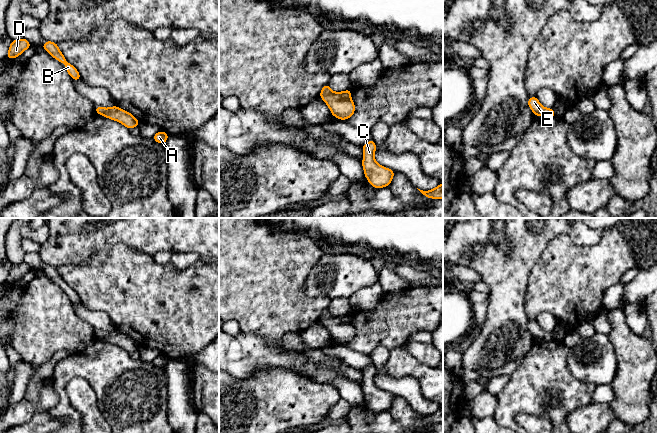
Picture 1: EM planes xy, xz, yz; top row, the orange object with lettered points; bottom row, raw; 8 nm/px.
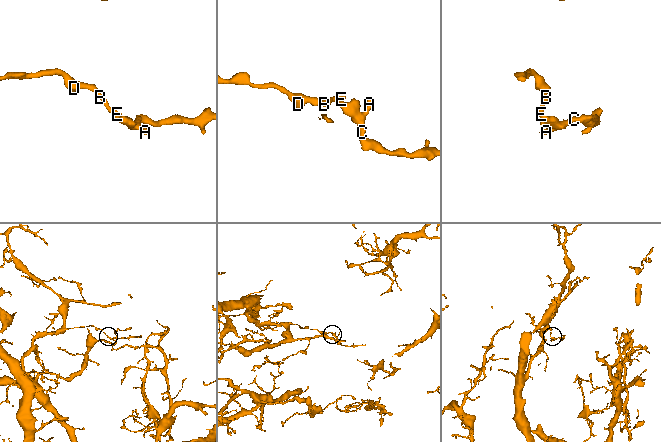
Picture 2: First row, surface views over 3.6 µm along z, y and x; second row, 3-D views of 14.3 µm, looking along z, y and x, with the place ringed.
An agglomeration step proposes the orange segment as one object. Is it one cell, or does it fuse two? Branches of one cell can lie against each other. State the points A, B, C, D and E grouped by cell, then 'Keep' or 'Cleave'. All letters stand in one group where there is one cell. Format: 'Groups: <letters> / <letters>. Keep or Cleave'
Groups: A B C D E. Keep

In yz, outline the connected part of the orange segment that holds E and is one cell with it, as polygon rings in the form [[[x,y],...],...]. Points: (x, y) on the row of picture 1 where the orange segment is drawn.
[[[536,96],[529,97],[528,99],[528,107],[531,108],[532,112],[536,115],[536,117],[546,116],[546,117],[556,117],[556,113],[552,108],[544,108]]]

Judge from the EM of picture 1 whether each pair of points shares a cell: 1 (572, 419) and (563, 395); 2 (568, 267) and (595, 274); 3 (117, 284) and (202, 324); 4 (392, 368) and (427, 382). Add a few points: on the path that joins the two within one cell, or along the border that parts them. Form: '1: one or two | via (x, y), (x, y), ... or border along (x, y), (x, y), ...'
1: two | border along (590, 402), (572, 410), (567, 415), (565, 421)
2: one | via (575, 274), (588, 274)
3: one | via (138, 294), (145, 301), (159, 307), (181, 312)
4: one | via (401, 368), (413, 368), (418, 373)

